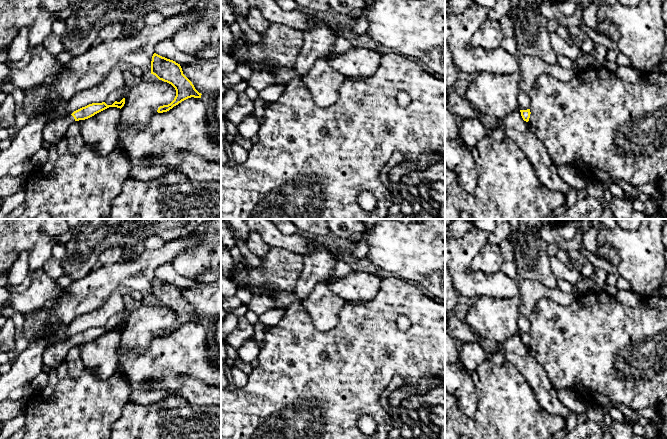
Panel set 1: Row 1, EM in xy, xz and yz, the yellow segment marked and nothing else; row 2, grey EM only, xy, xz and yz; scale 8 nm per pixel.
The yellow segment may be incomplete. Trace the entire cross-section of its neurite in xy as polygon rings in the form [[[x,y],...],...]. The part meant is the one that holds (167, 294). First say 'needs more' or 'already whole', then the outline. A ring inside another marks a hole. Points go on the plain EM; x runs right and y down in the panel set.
already whole; [[[154,277],[151,285],[151,298],[159,304],[171,308],[176,314],[174,324],[168,329],[160,330],[157,334],[158,337],[167,336],[188,322],[201,322],[202,318],[195,313],[192,306],[183,298],[180,288],[173,284]]]

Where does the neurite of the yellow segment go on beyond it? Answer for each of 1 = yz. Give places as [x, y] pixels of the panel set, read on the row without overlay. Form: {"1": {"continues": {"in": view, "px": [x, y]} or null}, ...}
{"1": {"continues": null}}

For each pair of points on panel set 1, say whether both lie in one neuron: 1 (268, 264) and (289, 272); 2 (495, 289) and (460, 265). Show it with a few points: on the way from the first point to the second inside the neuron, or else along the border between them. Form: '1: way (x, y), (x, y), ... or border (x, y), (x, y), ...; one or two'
1: way (273, 264), (284, 269); one
2: way (485, 284), (473, 284), (464, 275); one

